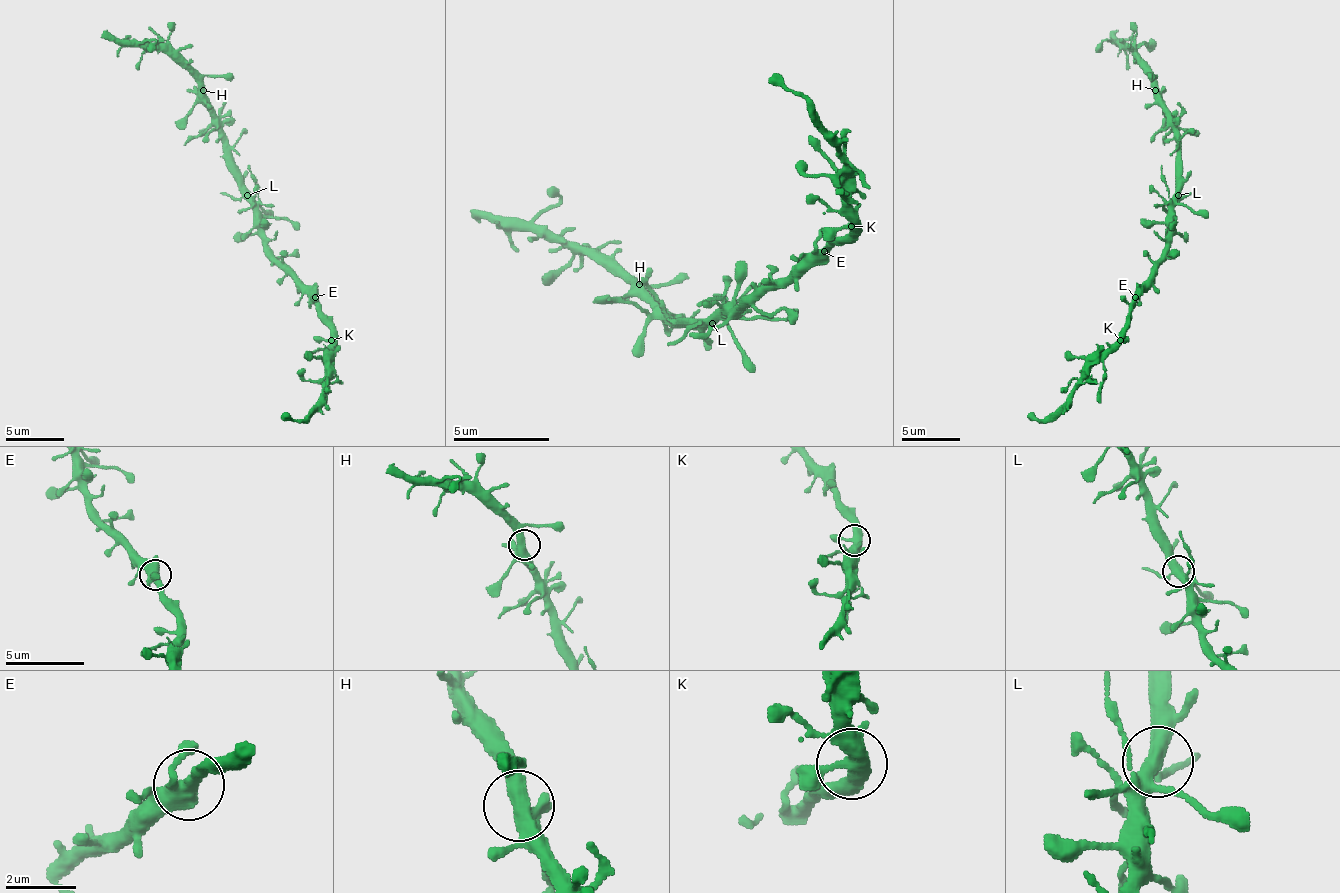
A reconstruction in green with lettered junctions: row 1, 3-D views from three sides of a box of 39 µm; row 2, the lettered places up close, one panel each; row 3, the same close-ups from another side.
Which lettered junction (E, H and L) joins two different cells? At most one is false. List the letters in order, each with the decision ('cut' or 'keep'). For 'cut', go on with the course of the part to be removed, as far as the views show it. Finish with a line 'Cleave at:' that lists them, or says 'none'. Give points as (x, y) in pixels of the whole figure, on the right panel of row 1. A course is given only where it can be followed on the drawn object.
E: keep
H: keep
L: keep
Cleave at: none

